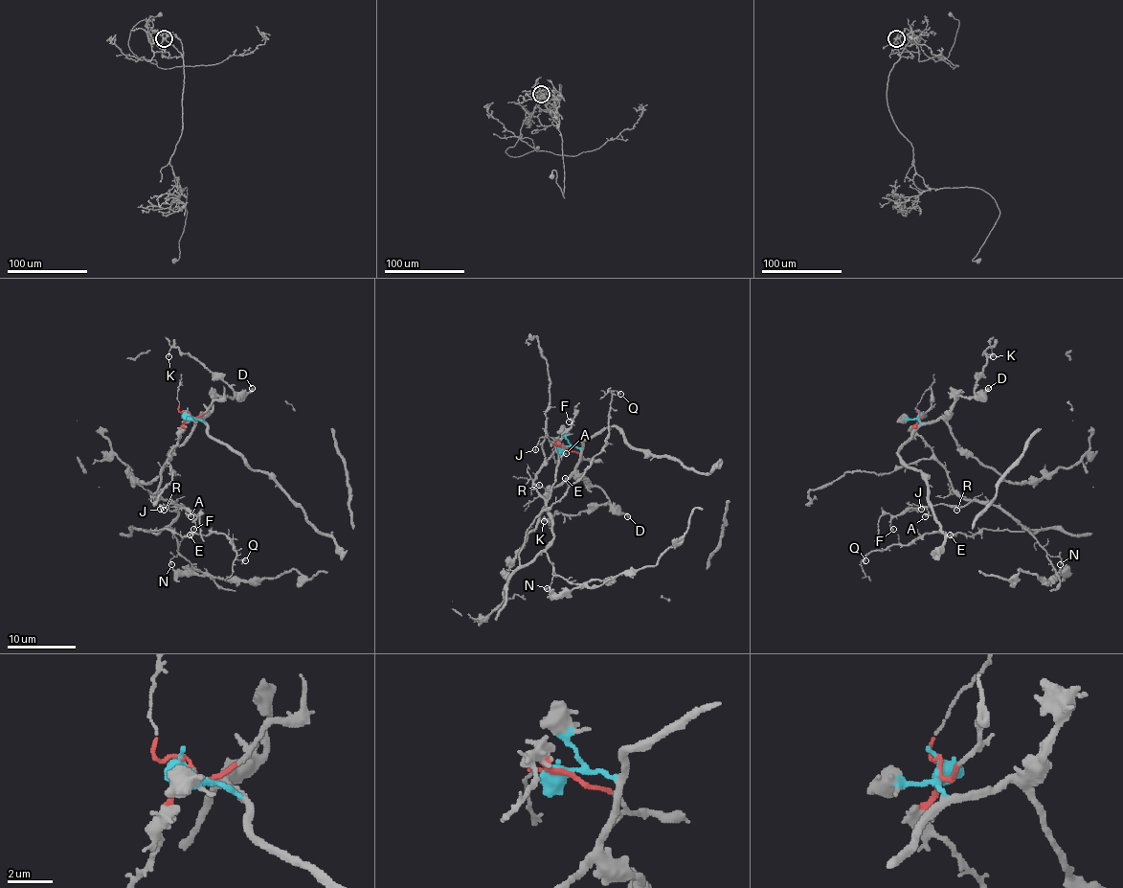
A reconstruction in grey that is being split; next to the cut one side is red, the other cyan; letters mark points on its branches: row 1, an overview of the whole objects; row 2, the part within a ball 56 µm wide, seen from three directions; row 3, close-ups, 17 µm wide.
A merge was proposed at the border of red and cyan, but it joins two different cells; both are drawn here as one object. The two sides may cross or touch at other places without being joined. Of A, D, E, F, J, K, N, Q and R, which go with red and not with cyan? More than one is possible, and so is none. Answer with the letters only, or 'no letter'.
A, E, F, J, N, Q, R

